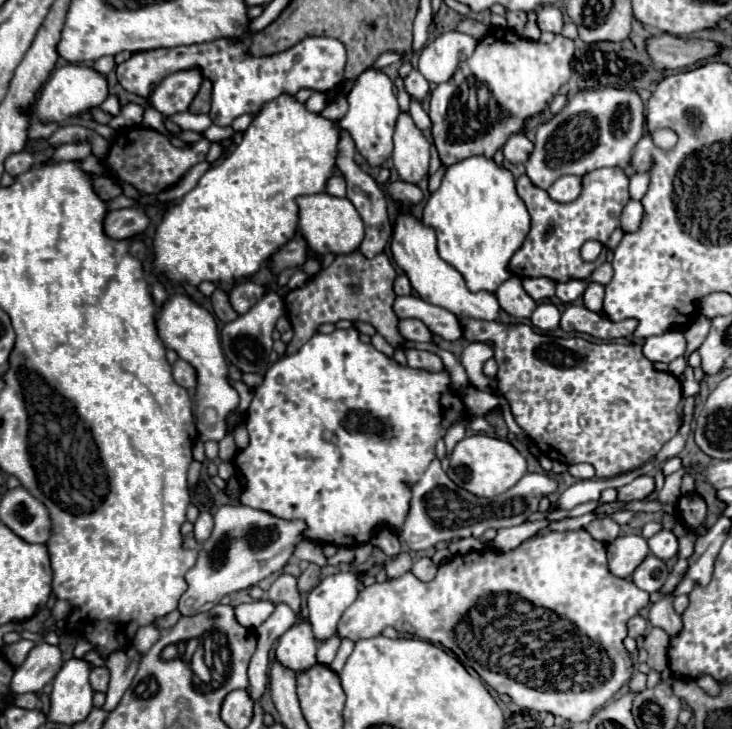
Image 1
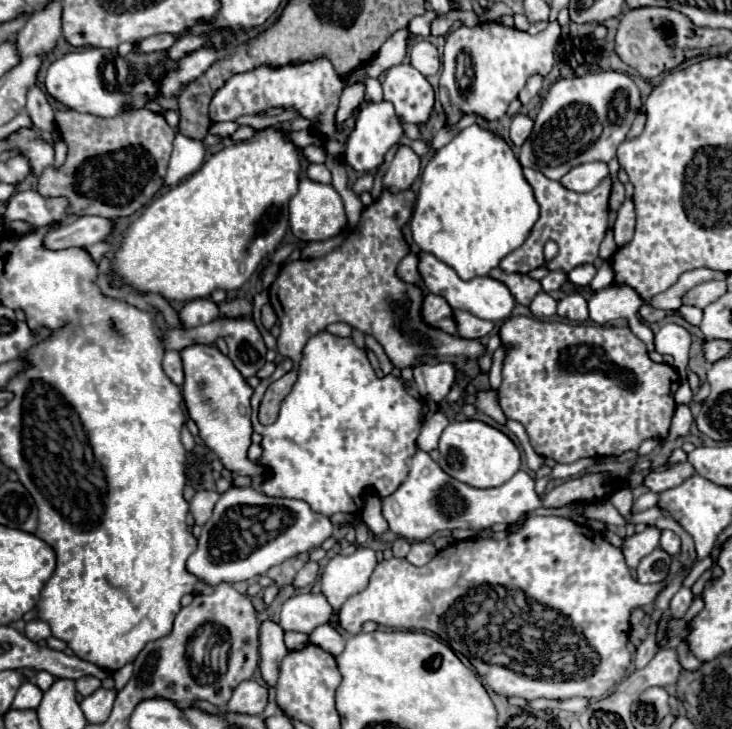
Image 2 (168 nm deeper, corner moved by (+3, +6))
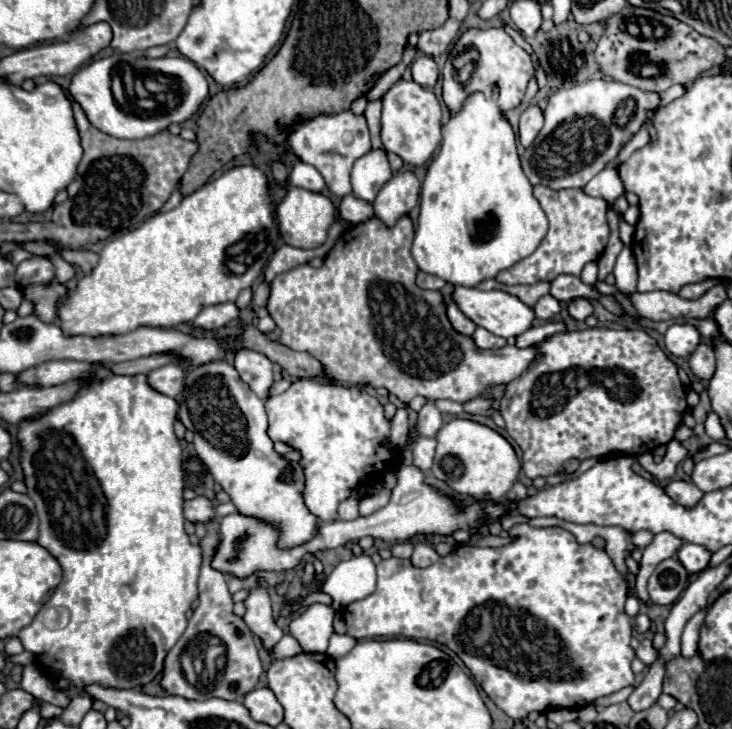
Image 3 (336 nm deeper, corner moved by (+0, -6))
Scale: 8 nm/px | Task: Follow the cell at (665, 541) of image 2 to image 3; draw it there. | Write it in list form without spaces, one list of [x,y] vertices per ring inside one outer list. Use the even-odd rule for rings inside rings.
[[[684,542],[678,550],[678,556],[680,564],[692,574],[692,572],[702,572],[706,566],[708,566],[708,560],[710,560],[710,552],[706,552],[706,548],[698,546],[698,544],[690,544],[690,542]]]

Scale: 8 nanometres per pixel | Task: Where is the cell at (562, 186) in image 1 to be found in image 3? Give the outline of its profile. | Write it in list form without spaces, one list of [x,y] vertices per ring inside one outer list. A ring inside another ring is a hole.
[[[606,166],[602,172],[598,172],[582,190],[588,196],[600,196],[606,202],[614,202],[620,194],[624,194],[618,170],[612,166]]]

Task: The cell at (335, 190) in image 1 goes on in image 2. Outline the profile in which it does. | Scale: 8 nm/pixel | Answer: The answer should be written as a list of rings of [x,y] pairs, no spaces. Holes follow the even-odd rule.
[[[309,164],[305,170],[305,176],[315,180],[315,182],[323,182],[323,184],[331,184],[331,172],[325,164]]]

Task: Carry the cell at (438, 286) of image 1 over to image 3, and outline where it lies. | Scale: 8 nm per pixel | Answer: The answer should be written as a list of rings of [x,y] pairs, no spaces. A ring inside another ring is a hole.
[[[454,286],[452,300],[464,312],[464,316],[470,318],[476,326],[482,326],[488,332],[492,332],[496,336],[502,336],[502,338],[510,338],[510,336],[522,334],[524,330],[528,330],[532,326],[532,320],[534,320],[534,310],[532,308],[528,308],[516,296],[512,296],[508,292],[502,292],[502,290],[484,292],[484,290],[478,290],[478,288]]]

